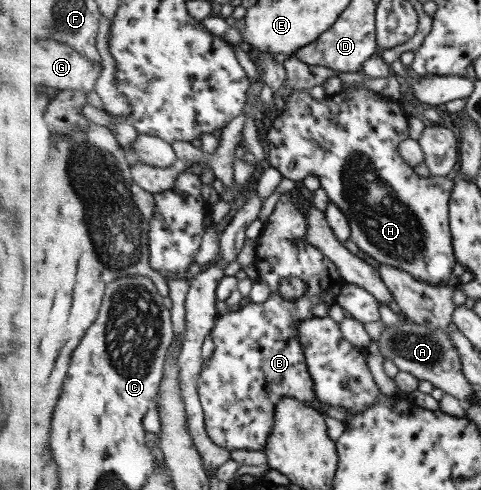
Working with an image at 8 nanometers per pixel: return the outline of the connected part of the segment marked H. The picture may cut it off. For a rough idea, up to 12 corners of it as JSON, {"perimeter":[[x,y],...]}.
{"perimeter":[[293,90],[267,165],[314,175],[373,263],[454,281],[454,176],[400,101]]}

